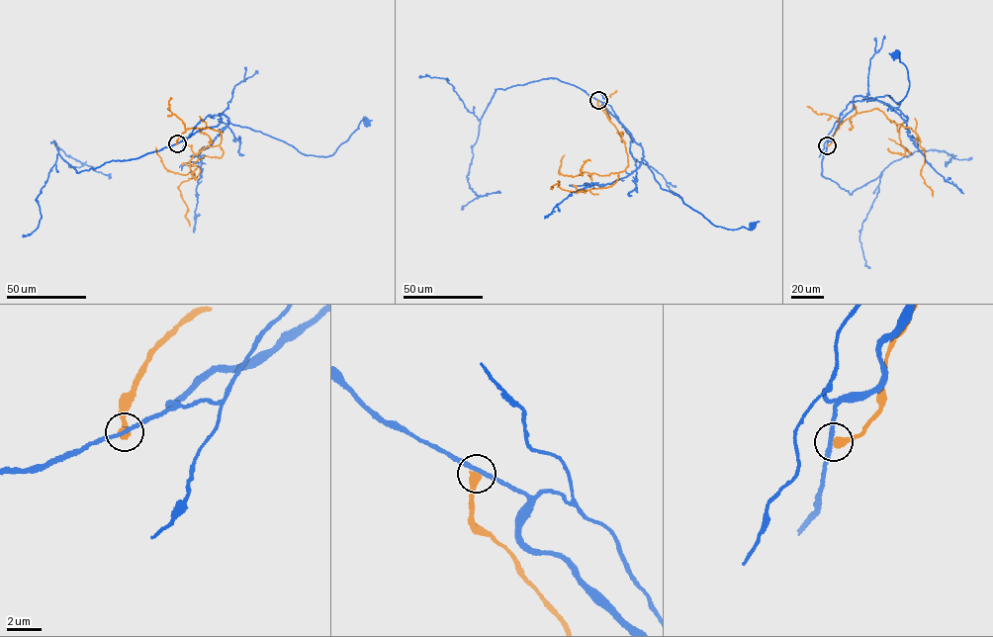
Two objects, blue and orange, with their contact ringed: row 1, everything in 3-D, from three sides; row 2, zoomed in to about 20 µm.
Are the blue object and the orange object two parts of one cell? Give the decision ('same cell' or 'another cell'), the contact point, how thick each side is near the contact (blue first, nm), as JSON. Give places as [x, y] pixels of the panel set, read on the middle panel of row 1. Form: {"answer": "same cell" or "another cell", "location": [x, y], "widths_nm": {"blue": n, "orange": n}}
{"answer": "another cell", "location": [598, 100], "widths_nm": {"blue": 240, "orange": 500}}

